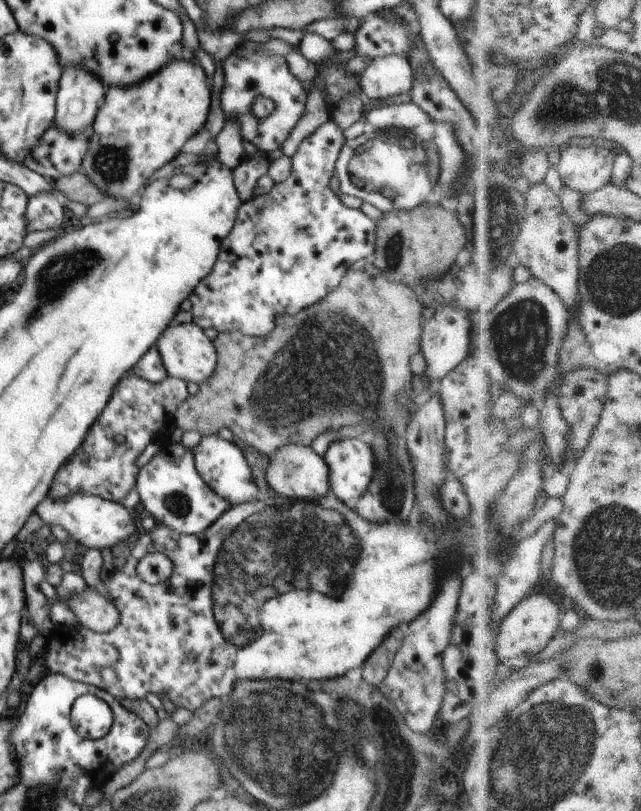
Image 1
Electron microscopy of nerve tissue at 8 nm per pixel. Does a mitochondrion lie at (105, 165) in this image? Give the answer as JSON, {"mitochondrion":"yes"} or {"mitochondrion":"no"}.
{"mitochondrion":"yes"}

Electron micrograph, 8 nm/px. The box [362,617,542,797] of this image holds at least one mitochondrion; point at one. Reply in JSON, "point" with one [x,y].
{"point":[386,728]}

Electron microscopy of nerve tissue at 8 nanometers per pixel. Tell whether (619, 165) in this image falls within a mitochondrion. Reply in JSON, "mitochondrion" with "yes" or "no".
{"mitochondrion":"no"}

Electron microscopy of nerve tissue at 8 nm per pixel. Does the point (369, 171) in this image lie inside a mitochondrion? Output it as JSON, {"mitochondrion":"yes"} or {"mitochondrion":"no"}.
{"mitochondrion":"yes"}

